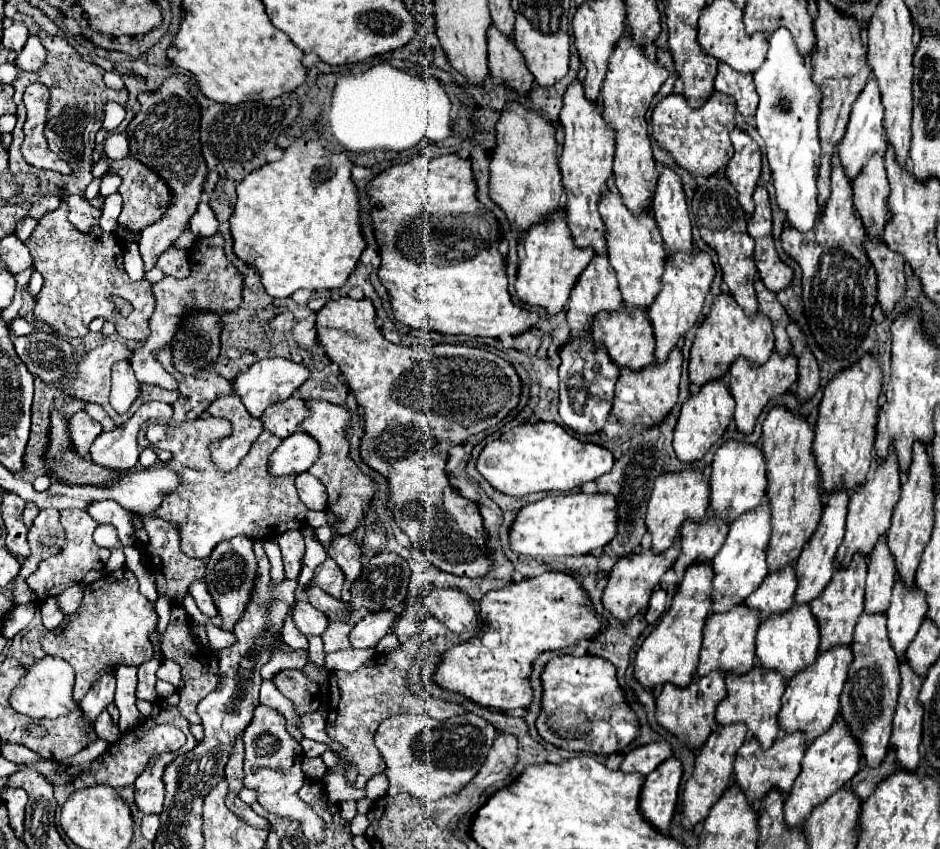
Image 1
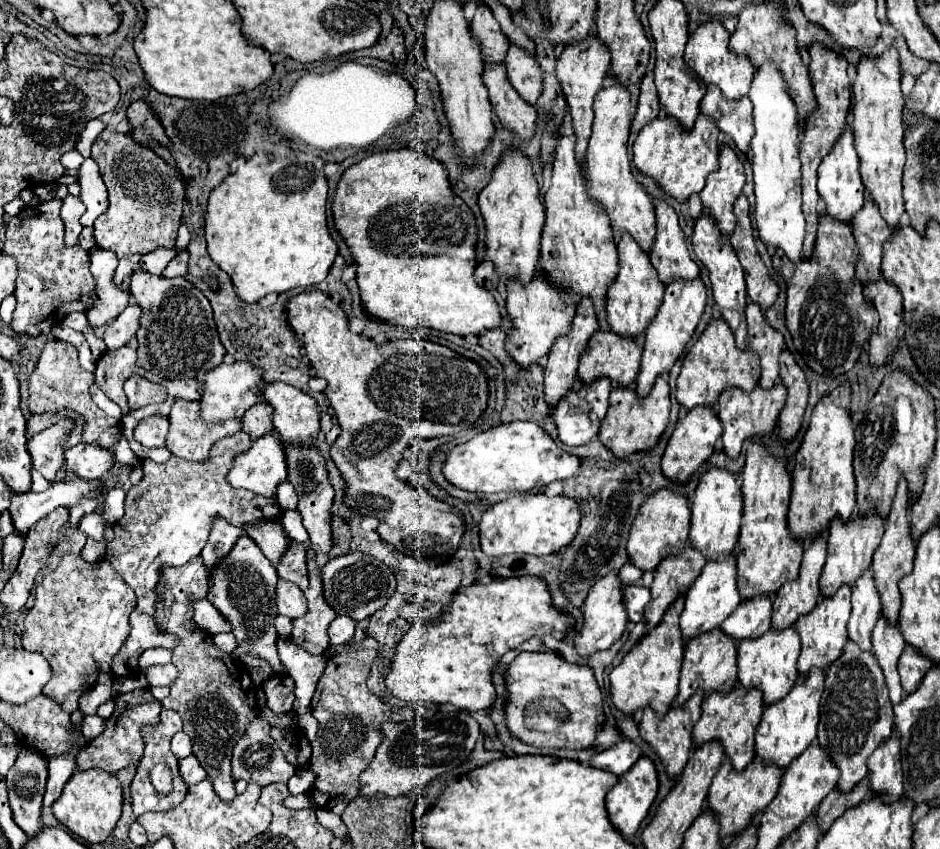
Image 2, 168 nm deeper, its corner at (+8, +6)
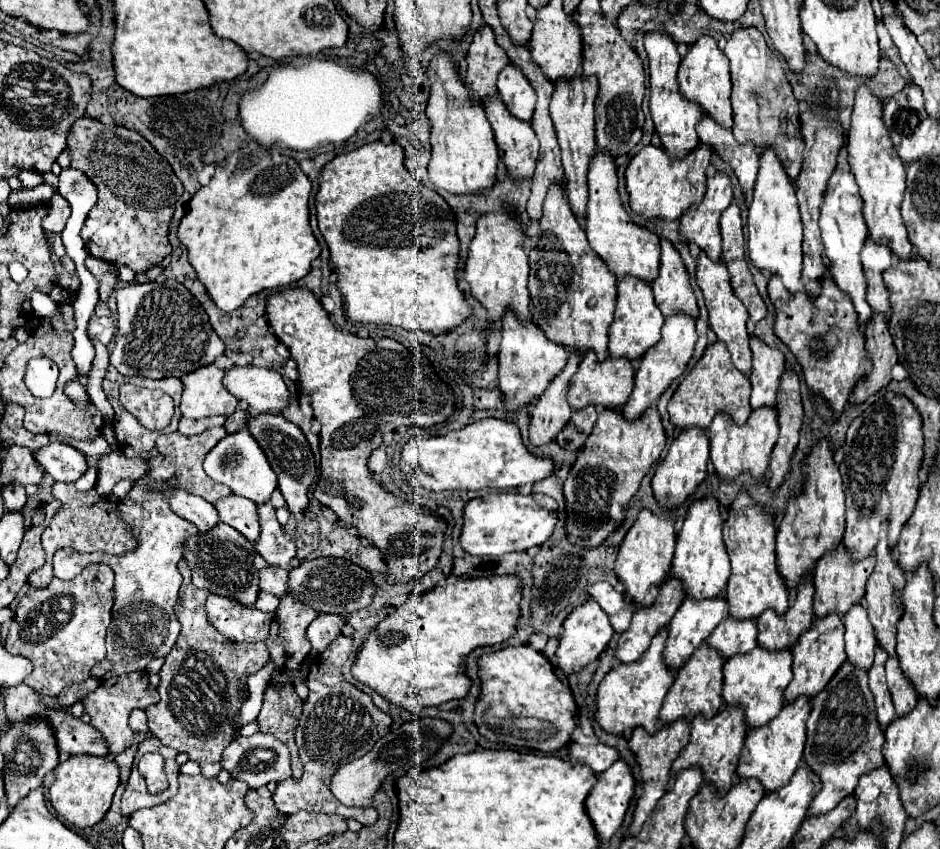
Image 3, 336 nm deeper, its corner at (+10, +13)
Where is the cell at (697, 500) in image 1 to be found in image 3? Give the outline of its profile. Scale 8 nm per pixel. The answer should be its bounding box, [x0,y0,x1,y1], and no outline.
[615,508,677,606]

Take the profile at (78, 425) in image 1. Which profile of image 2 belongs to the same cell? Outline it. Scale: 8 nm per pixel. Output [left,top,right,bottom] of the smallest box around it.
[27,419,73,481]

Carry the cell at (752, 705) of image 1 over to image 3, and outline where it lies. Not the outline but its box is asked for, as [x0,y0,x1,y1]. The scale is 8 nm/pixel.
[673,706,747,794]

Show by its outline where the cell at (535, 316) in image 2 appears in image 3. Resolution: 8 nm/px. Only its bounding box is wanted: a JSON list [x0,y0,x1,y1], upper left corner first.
[499,310,569,410]

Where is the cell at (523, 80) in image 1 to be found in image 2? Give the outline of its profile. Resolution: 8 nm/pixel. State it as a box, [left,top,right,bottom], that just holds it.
[483,65,537,141]

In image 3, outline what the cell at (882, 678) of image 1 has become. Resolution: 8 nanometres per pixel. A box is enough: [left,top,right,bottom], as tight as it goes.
[805,660,885,814]

